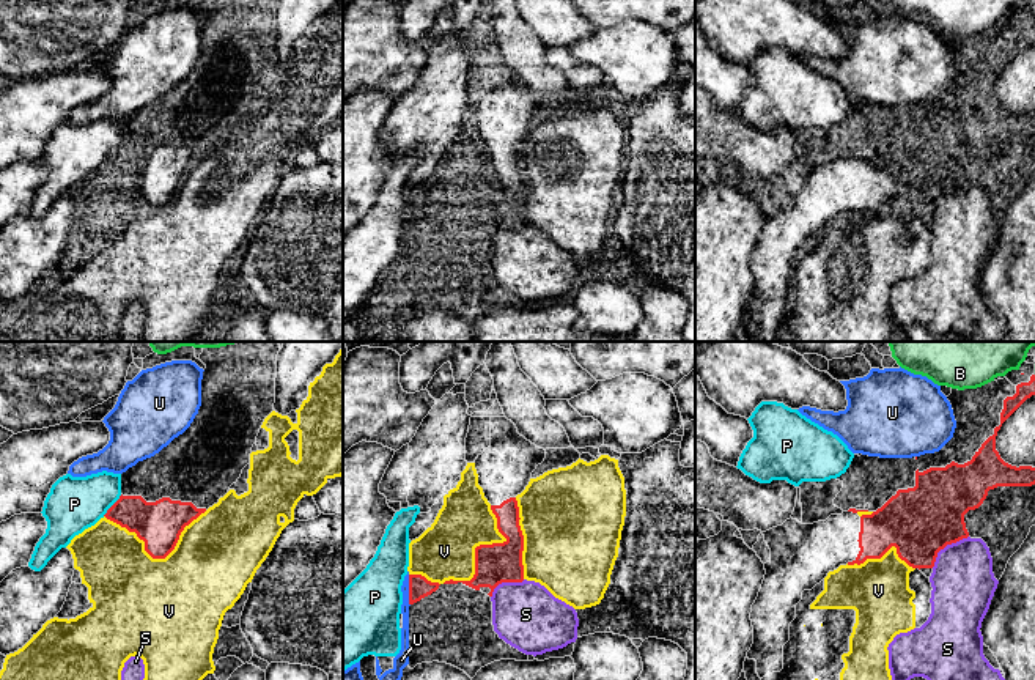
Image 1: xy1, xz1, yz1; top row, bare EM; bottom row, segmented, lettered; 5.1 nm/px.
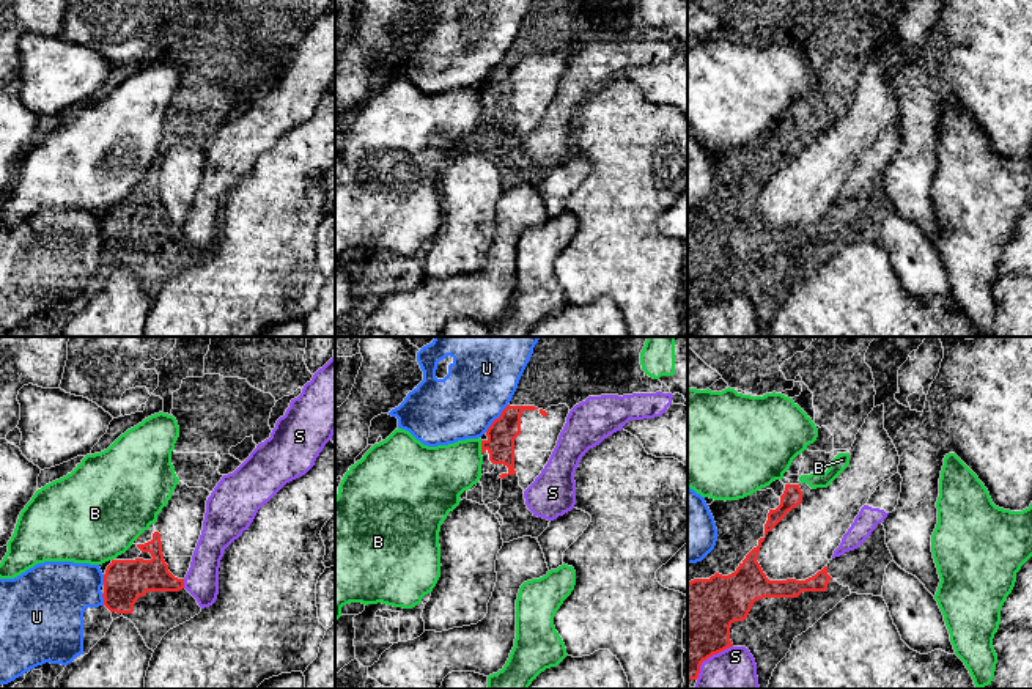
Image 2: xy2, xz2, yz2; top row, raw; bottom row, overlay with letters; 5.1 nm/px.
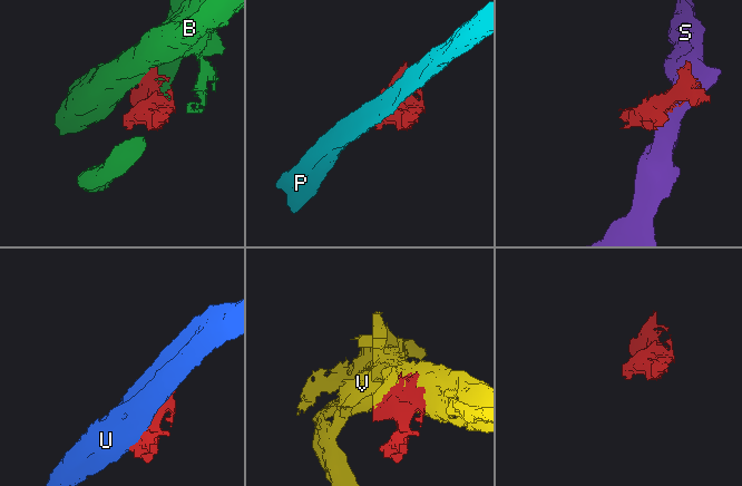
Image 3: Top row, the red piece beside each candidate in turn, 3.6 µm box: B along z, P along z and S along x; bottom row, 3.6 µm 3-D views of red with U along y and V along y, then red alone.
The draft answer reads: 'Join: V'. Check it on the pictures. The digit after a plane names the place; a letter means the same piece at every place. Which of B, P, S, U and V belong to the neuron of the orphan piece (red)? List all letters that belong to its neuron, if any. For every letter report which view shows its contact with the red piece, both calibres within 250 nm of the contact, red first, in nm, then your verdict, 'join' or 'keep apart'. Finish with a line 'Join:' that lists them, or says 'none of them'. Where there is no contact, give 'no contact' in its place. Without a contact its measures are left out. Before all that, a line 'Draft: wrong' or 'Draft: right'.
Draft: wrong
B: xz2 | 140/300 nm | keep apart
P: xy1 | 220/280 nm | keep apart
S: yz1 | 360/320 nm | keep apart
U: xz1 | 110/50 nm | keep apart
V: xz1 | 200/300 nm | keep apart
Join: none of them

